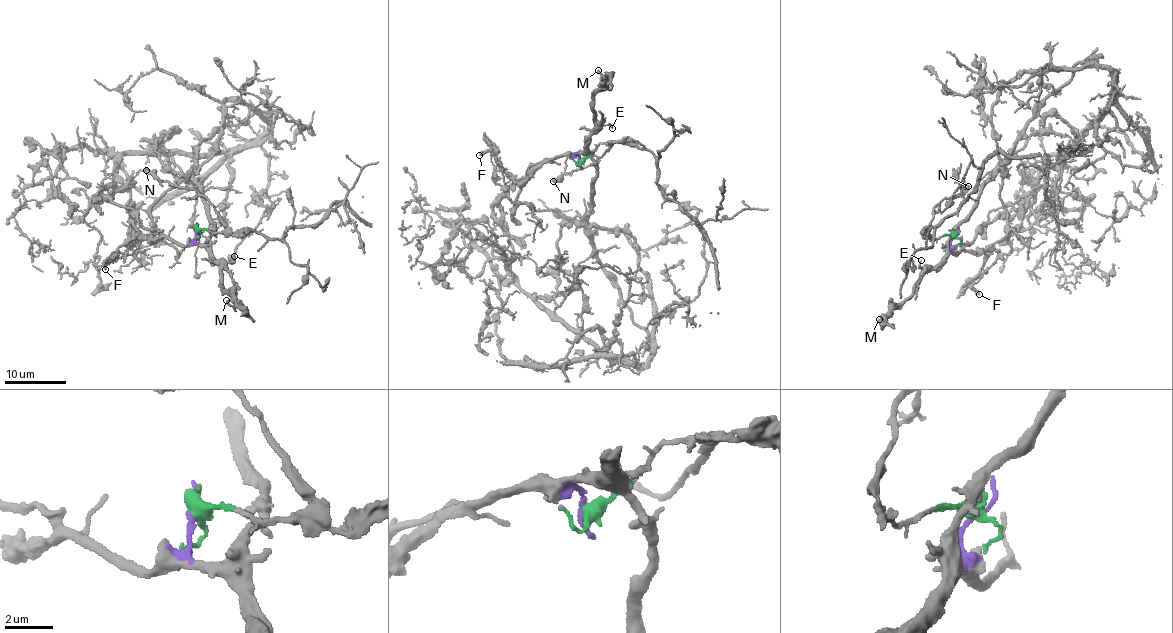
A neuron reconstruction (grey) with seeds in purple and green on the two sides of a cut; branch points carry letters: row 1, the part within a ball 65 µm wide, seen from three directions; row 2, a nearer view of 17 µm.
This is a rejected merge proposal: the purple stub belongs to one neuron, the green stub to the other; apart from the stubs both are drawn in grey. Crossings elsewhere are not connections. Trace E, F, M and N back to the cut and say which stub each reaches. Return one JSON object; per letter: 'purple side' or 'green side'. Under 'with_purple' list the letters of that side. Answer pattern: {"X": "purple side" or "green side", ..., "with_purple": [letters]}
{"E": "purple side", "F": "purple side", "M": "purple side", "N": "green side", "with_purple": ["E", "F", "M"]}

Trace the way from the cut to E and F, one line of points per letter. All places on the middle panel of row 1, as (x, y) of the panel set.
E: (579, 161), (576, 154), (585, 148), (591, 136), (602, 126), (612, 128)
F: (579, 161), (576, 154), (557, 155), (540, 162), (517, 182), (499, 166), (494, 154), (480, 155)

